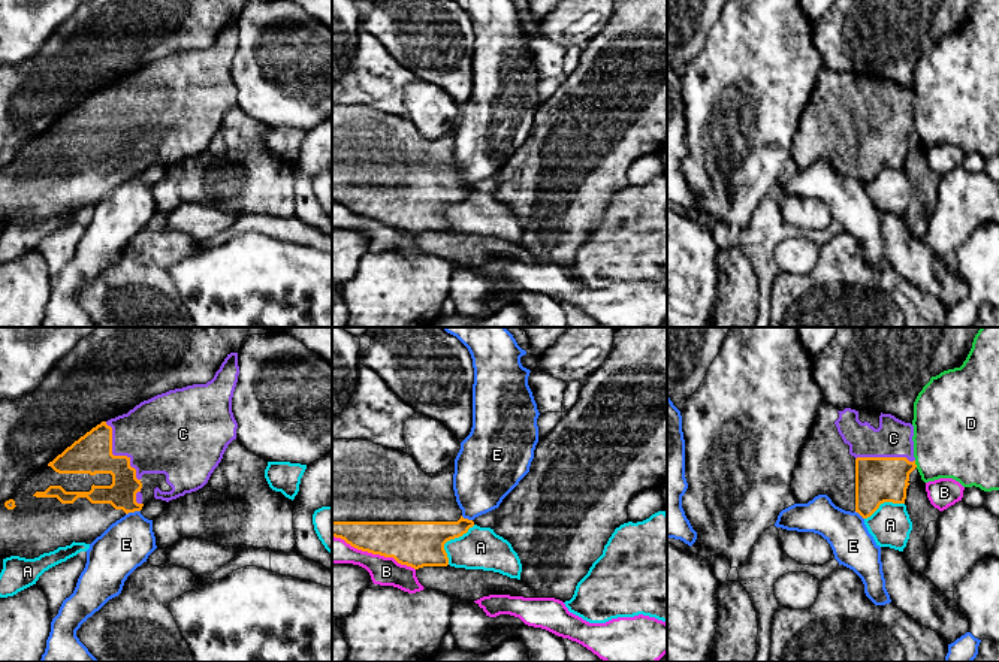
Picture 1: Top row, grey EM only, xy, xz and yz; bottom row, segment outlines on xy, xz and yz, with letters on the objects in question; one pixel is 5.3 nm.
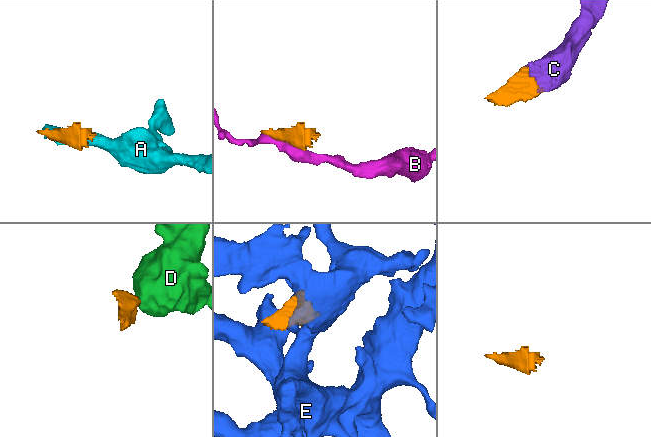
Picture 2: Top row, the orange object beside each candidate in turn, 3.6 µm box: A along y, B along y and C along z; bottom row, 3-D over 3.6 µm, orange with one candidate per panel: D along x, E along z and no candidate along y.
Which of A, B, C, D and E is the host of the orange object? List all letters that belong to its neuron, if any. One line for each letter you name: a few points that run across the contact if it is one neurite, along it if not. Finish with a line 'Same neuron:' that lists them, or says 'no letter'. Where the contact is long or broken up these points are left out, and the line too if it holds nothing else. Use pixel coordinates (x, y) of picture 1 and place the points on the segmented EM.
Same neuron: C

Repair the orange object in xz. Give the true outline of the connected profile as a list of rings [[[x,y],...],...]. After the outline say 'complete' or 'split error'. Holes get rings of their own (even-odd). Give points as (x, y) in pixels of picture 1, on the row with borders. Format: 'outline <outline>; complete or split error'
outline [[[332,439],[332,536],[414,569],[447,566],[444,544],[474,526],[462,517],[453,474],[455,462],[438,474],[426,474],[404,451],[368,439]]]; split error

